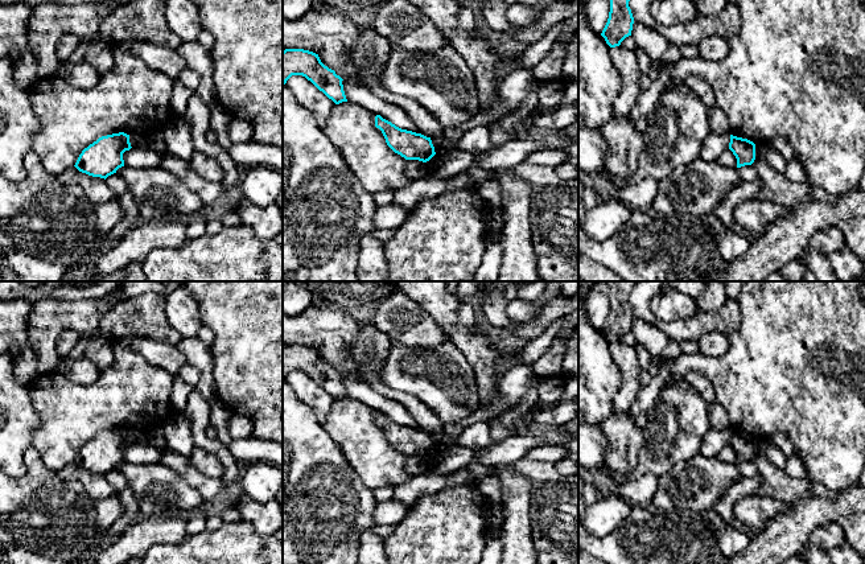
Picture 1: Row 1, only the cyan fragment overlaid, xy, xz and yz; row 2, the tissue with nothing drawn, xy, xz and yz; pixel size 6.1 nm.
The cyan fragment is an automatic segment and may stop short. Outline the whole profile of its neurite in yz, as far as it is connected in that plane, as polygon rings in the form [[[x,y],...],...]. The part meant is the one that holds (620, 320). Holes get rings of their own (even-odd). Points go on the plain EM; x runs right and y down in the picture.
[[[602,281],[610,292],[607,318],[601,329],[610,343],[619,342],[631,332],[634,313],[629,302],[633,288],[638,281]]]

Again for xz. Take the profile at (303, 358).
[[[285,345],[283,347],[283,380],[292,371],[302,371],[310,376],[335,400],[347,398],[342,374],[325,362],[318,350],[304,345]]]

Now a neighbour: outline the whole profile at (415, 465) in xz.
[[[407,456],[405,470],[411,477],[424,474],[428,472],[428,461],[419,456]]]

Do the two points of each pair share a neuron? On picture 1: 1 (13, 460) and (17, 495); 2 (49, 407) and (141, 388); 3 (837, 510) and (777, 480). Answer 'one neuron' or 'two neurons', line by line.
1: two neurons
2: one neuron
3: two neurons

